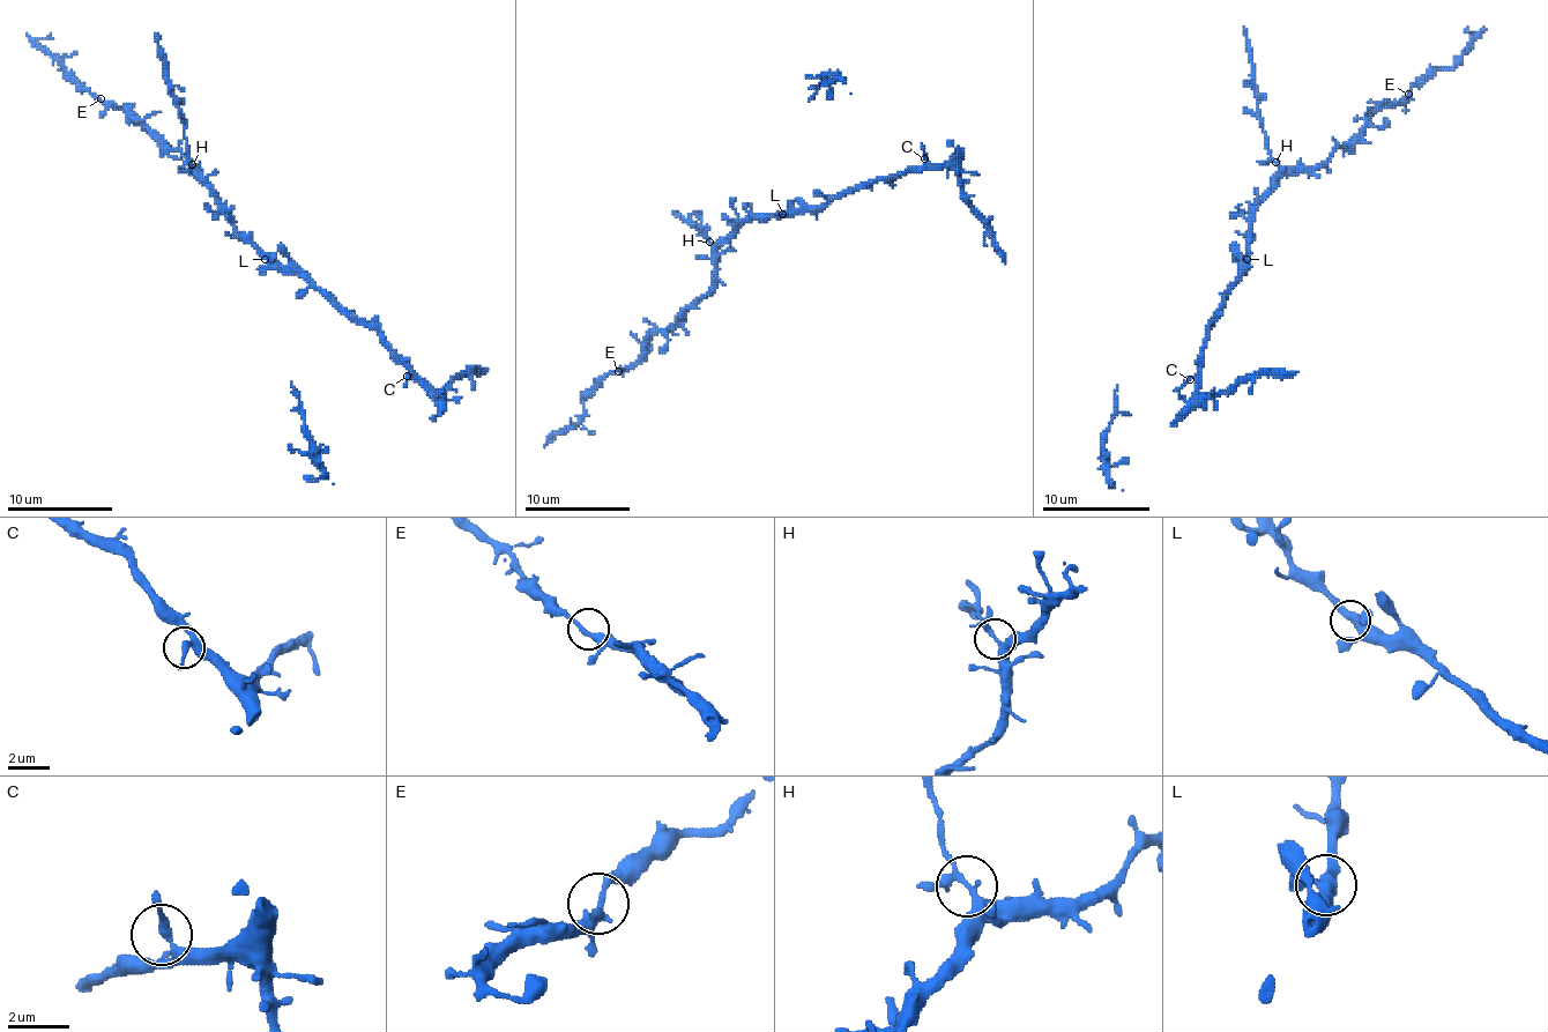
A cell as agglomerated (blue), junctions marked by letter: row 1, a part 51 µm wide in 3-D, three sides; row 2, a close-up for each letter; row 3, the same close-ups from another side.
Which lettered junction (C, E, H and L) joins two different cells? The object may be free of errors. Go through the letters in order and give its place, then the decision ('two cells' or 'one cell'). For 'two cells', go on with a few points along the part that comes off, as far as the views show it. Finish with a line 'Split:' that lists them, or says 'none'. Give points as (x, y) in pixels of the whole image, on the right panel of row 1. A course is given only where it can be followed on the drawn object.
C: (1190, 379) | one cell
E: (1408, 94) | one cell
H: (1275, 162) | two cells | (1277, 162), (1257, 108), (1252, 49), (1244, 27)
L: (1247, 259) | one cell
Split: H

